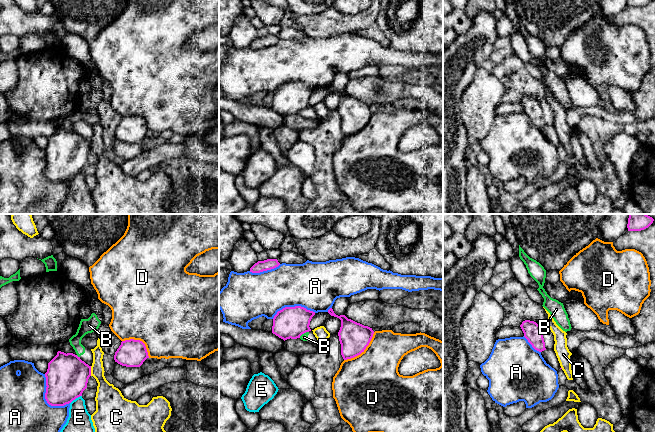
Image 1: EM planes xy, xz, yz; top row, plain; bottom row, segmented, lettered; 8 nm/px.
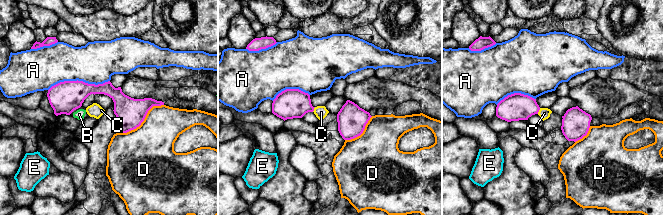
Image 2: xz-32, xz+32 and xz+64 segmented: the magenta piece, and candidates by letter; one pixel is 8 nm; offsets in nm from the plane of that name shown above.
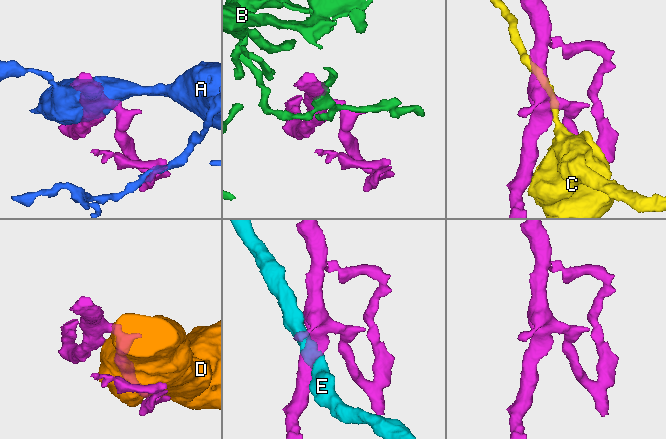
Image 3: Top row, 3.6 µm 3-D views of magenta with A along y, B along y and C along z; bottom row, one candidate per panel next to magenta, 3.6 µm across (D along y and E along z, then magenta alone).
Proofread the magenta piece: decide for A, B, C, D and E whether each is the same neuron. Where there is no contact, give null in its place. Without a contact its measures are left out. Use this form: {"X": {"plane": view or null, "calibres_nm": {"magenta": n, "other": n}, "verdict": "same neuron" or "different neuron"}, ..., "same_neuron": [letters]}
{"A": {"plane": "xy", "calibres_nm": {"magenta": 340, "other": 380}, "verdict": "different neuron"}, "B": {"plane": "xy", "calibres_nm": {"magenta": 340, "other": 110}, "verdict": "different neuron"}, "C": {"plane": "xy", "calibres_nm": {"magenta": 340, "other": 190}, "verdict": "different neuron"}, "D": {"plane": "xz", "calibres_nm": {"magenta": 240, "other": 460}, "verdict": "different neuron"}, "E": {"plane": "xy", "calibres_nm": {"magenta": 340, "other": 190}, "verdict": "different neuron"}, "same_neuron": []}

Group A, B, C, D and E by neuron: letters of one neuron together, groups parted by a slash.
A / B / C / D / E

